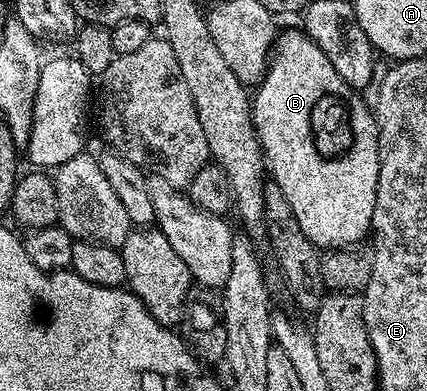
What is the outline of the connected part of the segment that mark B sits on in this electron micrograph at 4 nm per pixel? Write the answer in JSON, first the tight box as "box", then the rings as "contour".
{"box":[251,29,379,251],"contour":[[[302,29],[287,30],[278,35],[274,42],[273,53],[270,56],[270,62],[267,64],[267,71],[262,81],[259,82],[257,89],[253,94],[251,103],[251,119],[255,125],[255,131],[259,137],[260,144],[263,145],[263,157],[265,159],[266,169],[273,177],[274,185],[281,188],[285,200],[289,200],[289,208],[293,208],[293,216],[297,216],[297,224],[301,224],[301,232],[312,242],[316,248],[322,248],[324,251],[342,250],[344,248],[354,247],[356,244],[368,237],[371,229],[371,217],[373,208],[377,200],[377,184],[379,183],[379,129],[375,123],[375,115],[372,107],[362,97],[360,91],[353,89],[341,76],[337,76],[337,68],[329,64],[329,56],[313,44],[313,40]]]}

